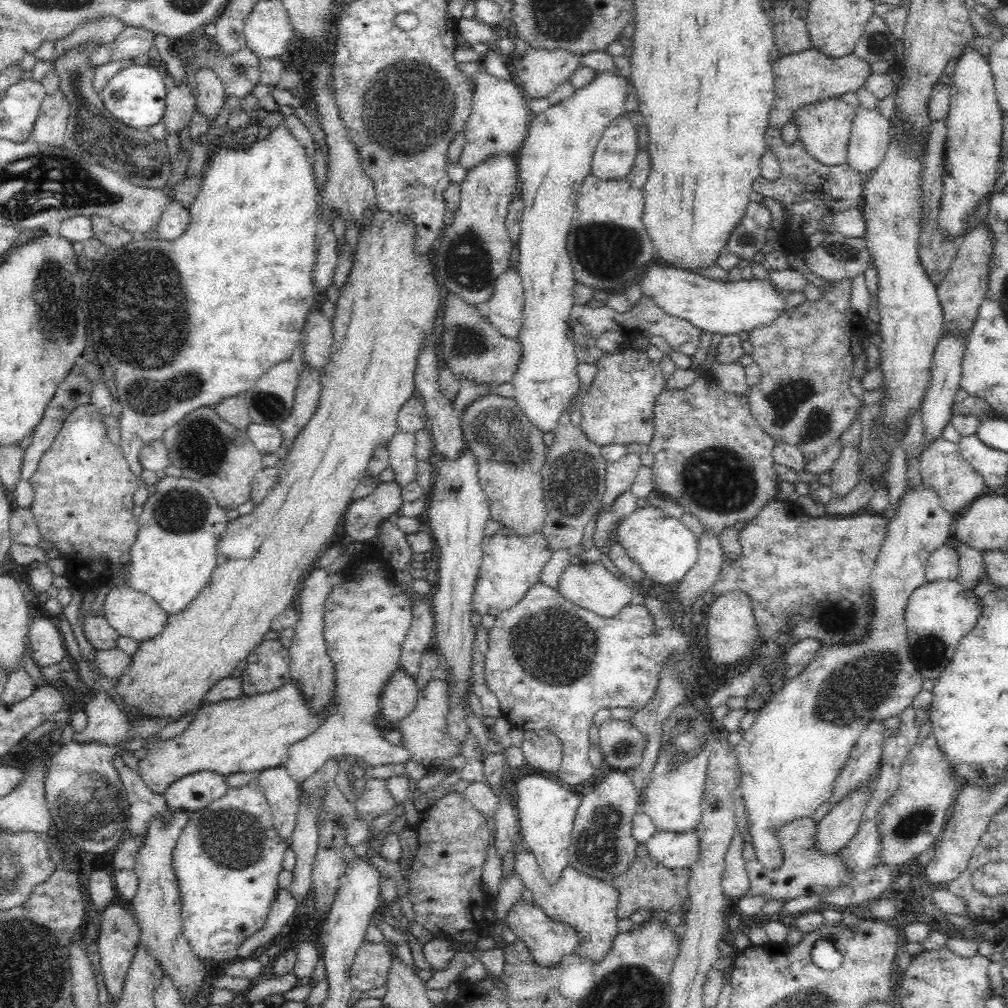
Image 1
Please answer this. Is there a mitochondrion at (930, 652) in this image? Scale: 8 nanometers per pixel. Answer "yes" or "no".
yes

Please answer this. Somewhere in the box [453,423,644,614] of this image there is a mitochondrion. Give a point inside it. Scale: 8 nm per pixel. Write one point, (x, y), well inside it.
(573, 479)

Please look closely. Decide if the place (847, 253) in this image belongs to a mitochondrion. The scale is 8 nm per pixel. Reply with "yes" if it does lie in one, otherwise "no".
yes

